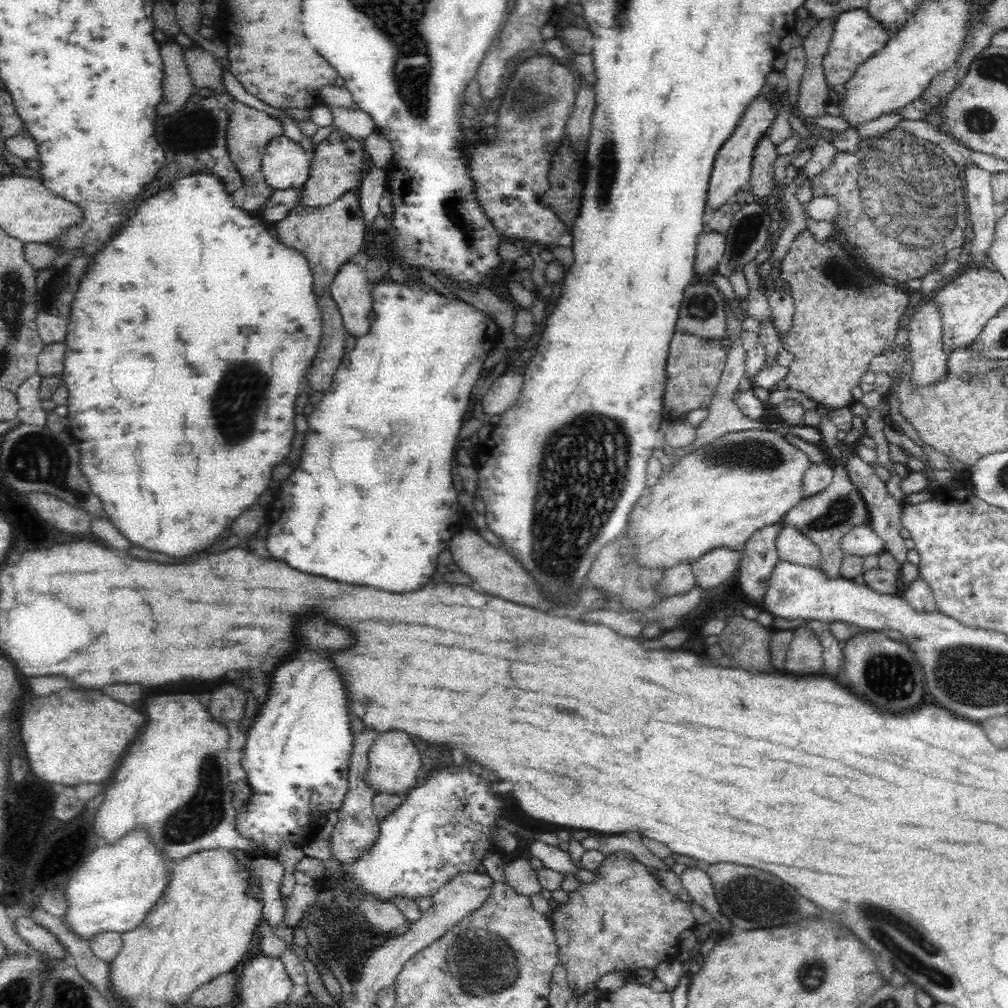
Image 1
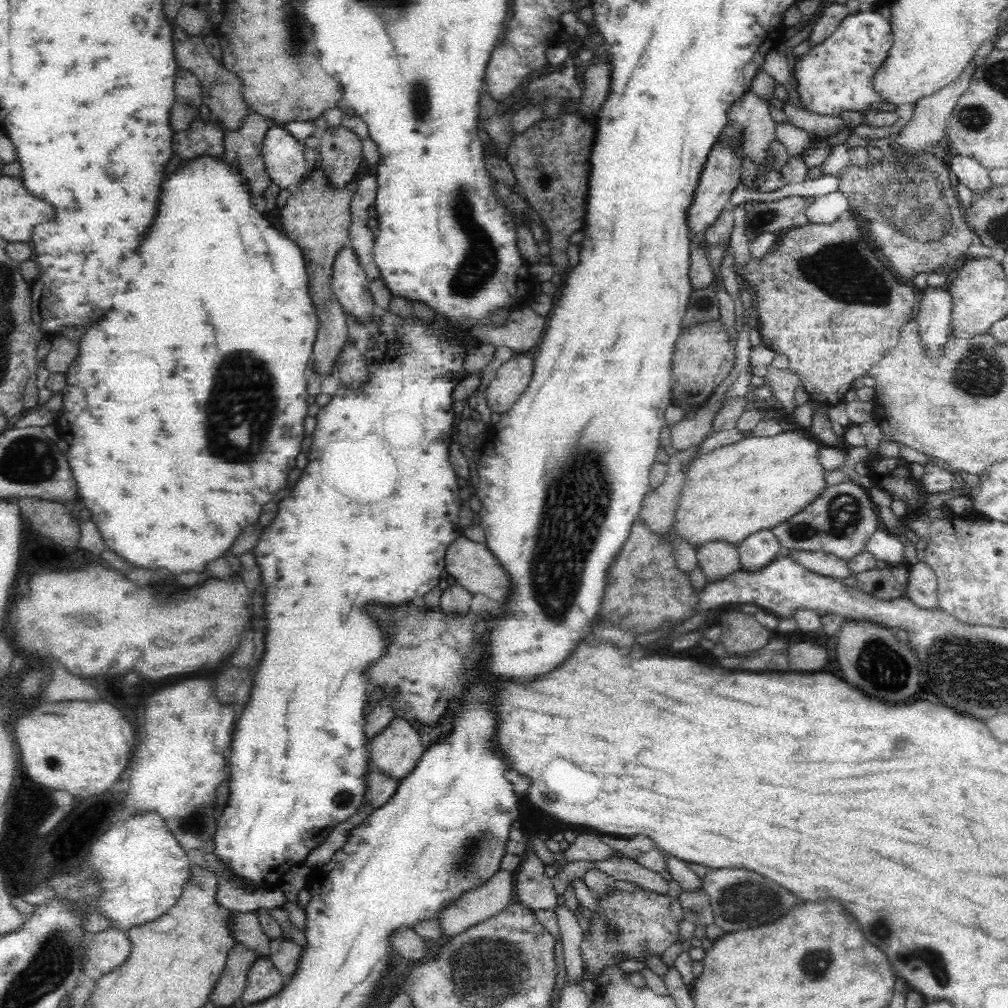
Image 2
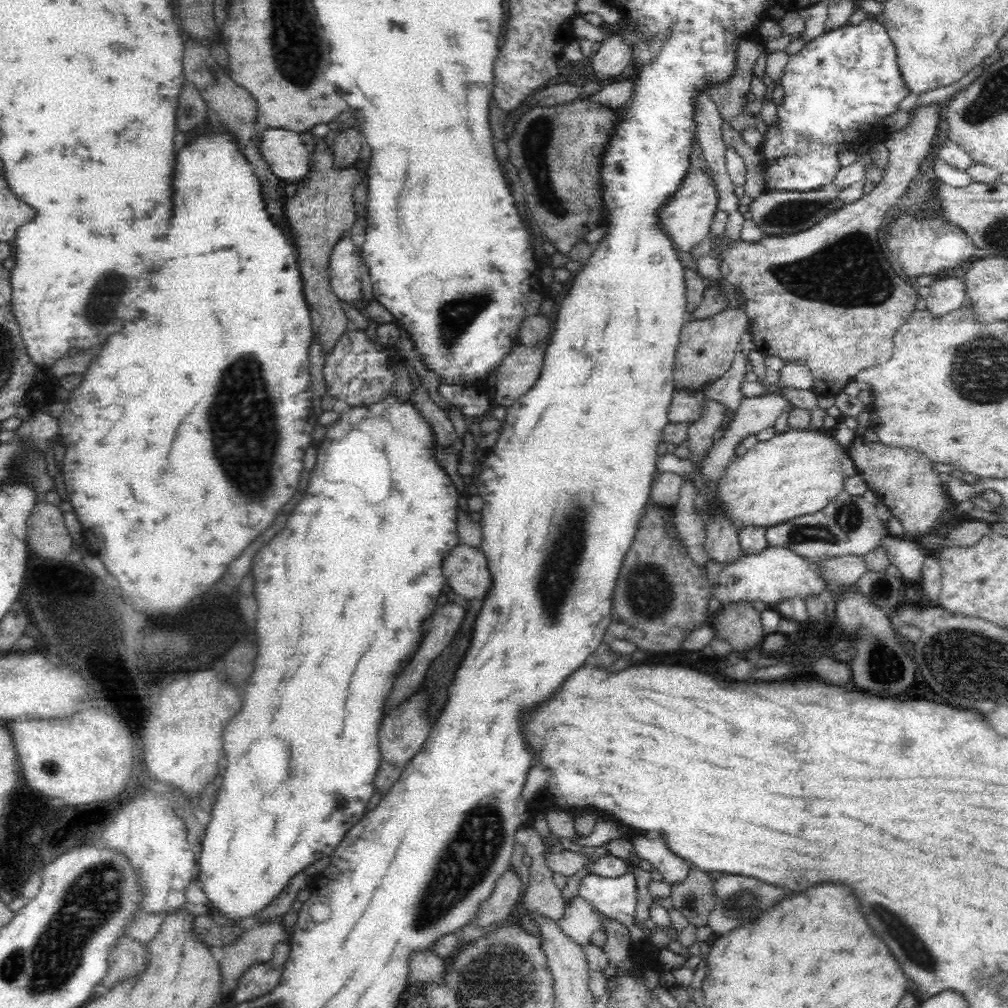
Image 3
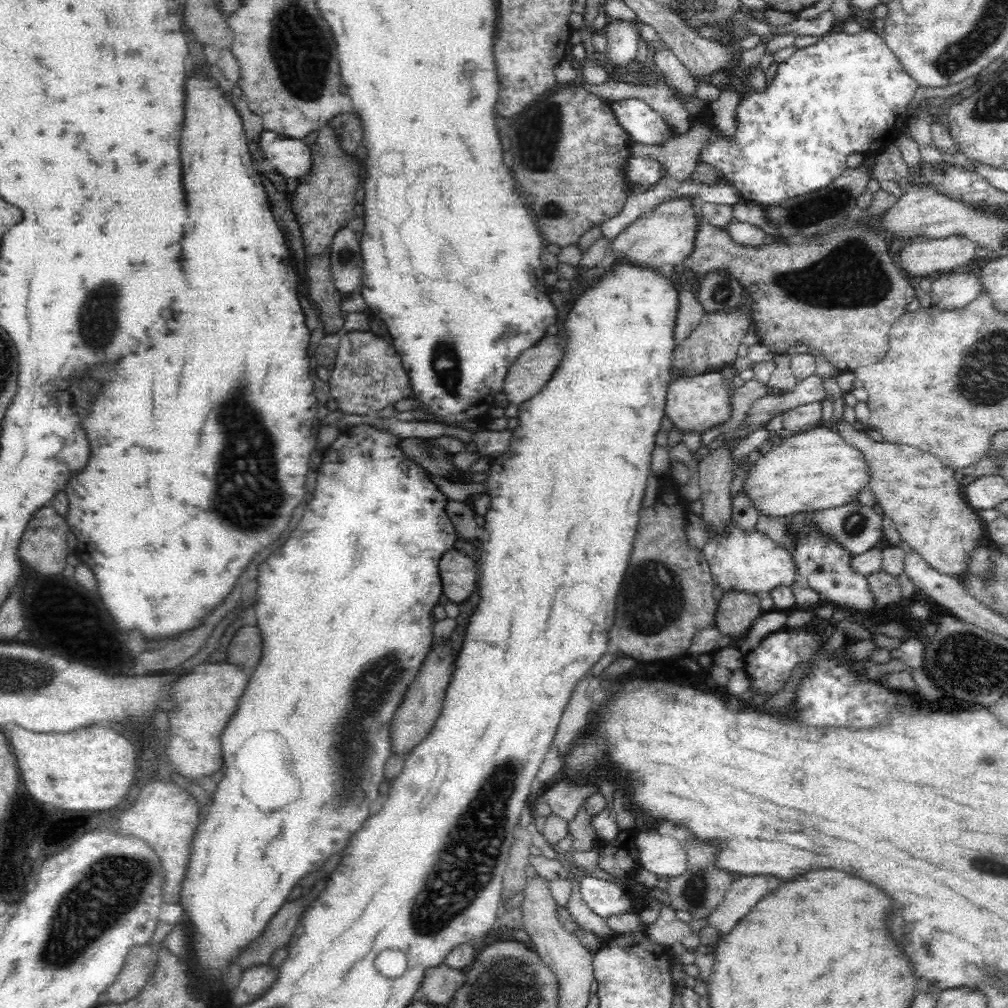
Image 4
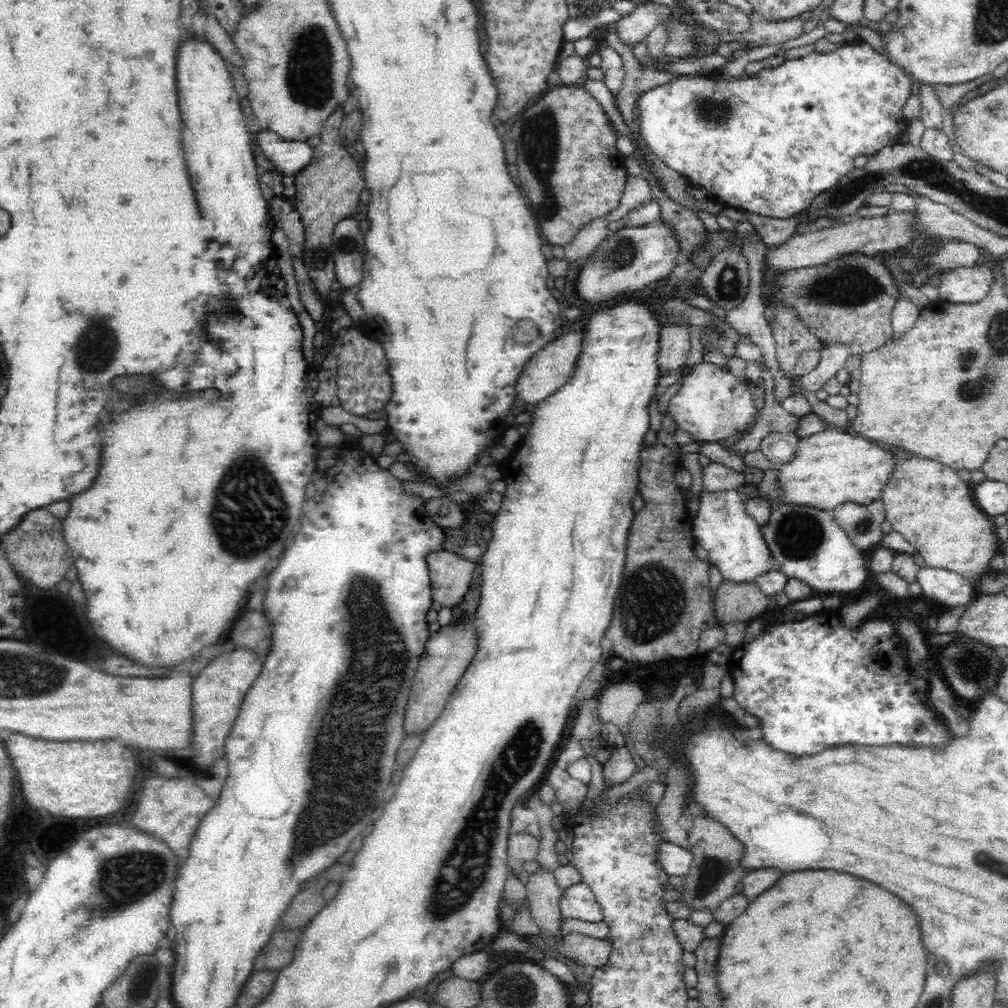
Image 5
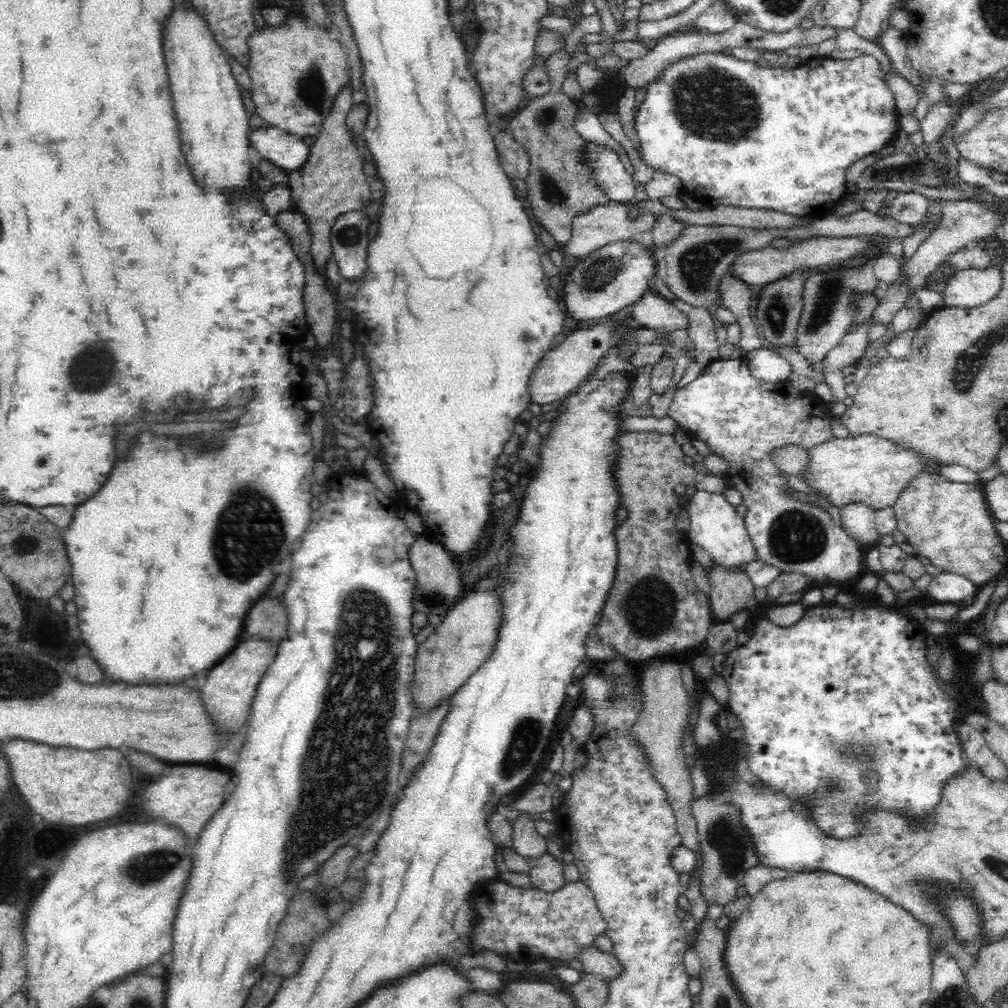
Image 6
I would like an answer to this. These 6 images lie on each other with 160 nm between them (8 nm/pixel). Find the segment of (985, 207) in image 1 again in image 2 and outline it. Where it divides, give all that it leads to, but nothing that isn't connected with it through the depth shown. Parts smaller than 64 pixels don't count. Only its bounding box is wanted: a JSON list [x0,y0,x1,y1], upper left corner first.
[949,153,993,193]

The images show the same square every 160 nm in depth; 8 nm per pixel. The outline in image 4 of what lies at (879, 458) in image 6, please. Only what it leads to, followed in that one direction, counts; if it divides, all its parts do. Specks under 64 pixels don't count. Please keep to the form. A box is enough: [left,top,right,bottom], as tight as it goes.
[741,426,871,517]

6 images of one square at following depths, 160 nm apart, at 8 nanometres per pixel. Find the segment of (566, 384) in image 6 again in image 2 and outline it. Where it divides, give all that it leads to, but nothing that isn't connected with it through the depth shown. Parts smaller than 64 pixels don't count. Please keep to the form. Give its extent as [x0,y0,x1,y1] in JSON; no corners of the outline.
[486,352,533,417]

